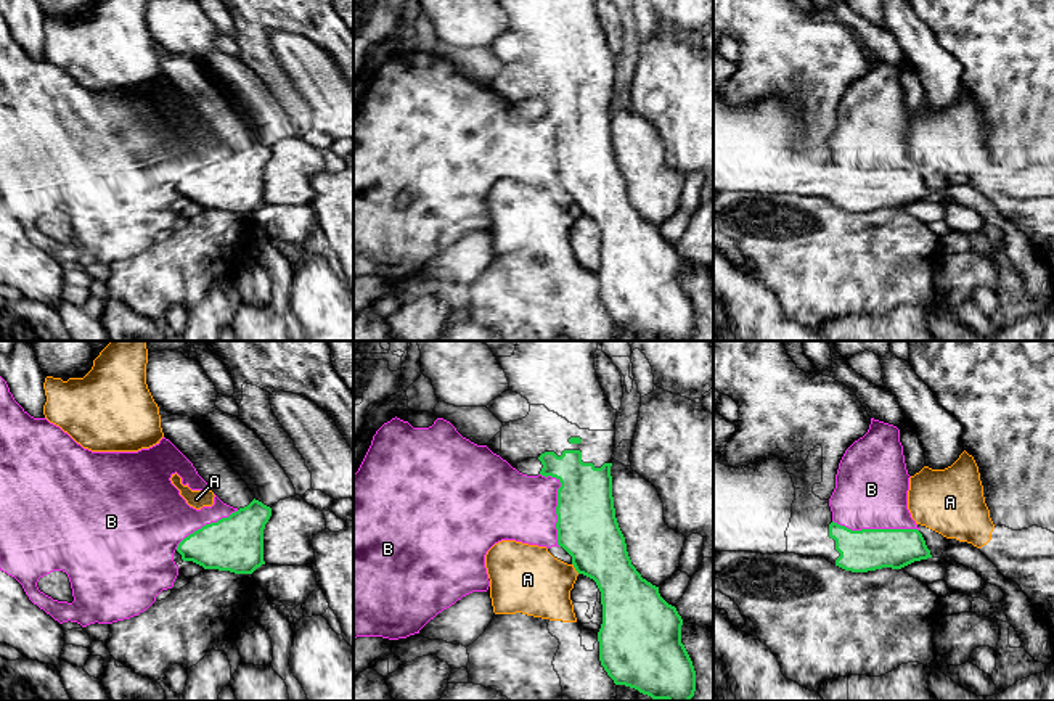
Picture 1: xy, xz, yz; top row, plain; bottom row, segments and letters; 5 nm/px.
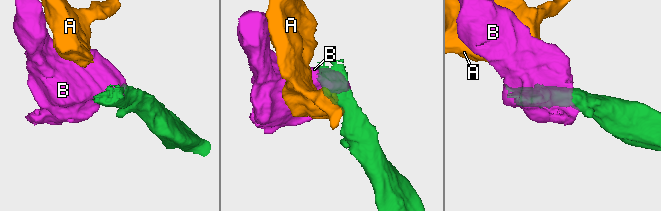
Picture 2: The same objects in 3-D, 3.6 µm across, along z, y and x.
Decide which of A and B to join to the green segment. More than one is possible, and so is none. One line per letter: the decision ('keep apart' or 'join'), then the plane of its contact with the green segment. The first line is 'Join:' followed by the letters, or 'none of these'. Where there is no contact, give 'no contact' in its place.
Join: none of these
A: keep apart; contact in xz
B: keep apart; contact in yz

